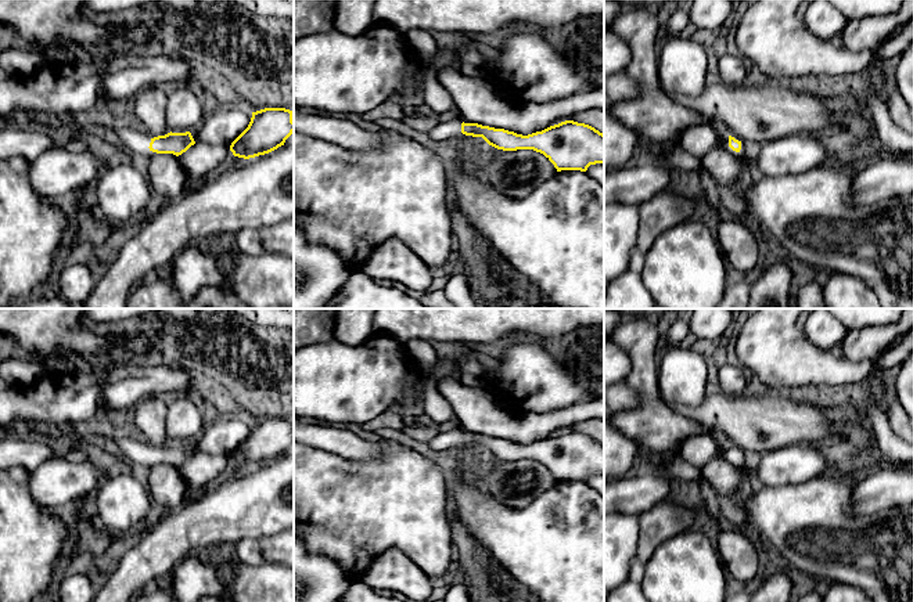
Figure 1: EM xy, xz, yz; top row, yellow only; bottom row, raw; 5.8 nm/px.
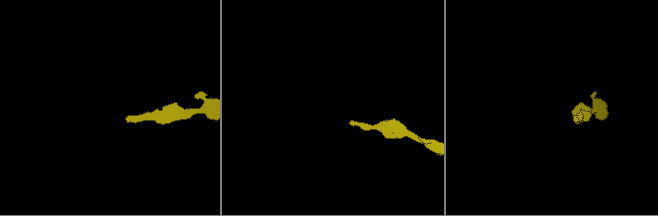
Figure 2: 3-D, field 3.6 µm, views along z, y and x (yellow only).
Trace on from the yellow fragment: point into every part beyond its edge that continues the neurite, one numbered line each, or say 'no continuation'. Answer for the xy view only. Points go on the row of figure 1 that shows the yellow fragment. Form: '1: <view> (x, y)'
1: xy (137, 141)

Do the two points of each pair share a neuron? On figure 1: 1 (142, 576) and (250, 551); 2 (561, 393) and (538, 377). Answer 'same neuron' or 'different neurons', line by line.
1: different neurons
2: same neuron

